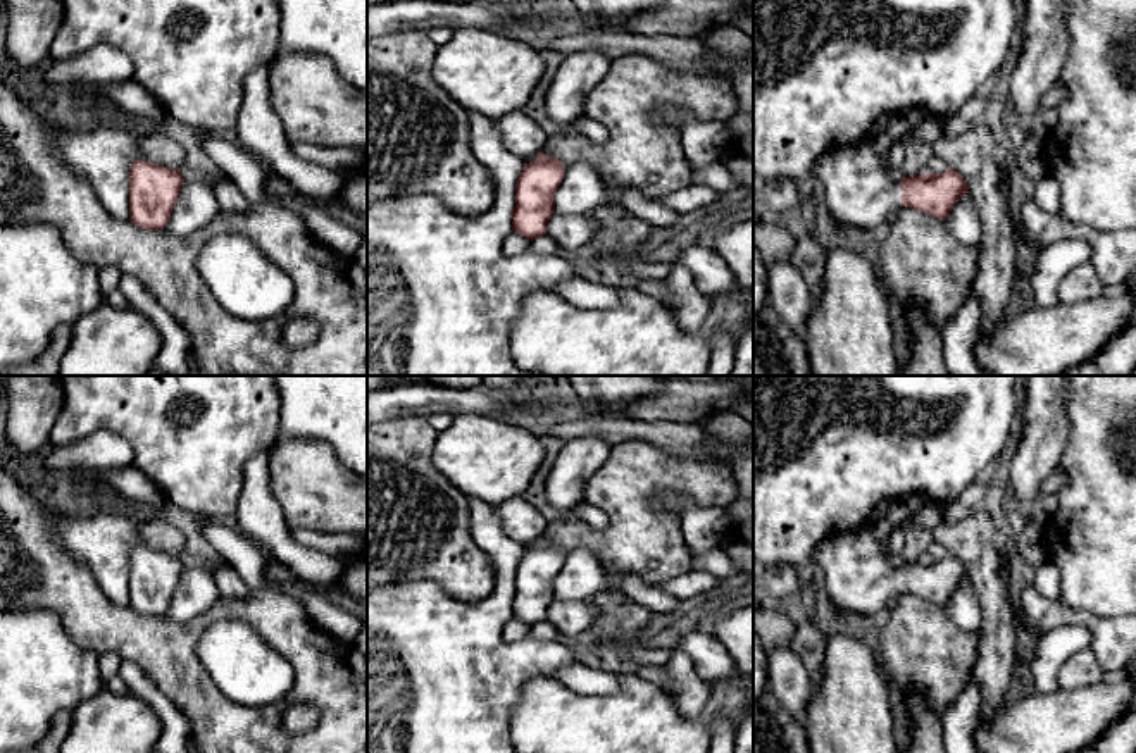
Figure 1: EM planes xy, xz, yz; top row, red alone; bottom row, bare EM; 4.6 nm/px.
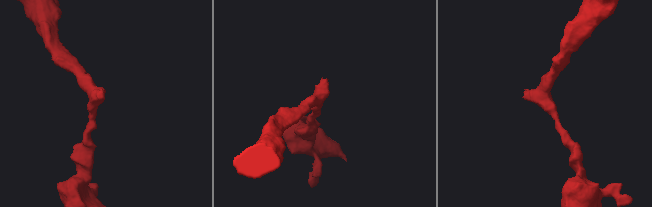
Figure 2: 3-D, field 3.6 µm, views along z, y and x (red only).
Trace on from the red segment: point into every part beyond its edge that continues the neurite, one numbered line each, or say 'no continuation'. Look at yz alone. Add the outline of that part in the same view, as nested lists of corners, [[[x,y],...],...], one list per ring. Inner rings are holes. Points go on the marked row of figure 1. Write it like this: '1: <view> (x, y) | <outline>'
1: yz (852, 181) | [[[867,141],[824,153],[812,167],[812,181],[817,183],[829,212],[841,226],[876,229],[888,212],[902,208],[900,183],[888,177],[879,153]]]

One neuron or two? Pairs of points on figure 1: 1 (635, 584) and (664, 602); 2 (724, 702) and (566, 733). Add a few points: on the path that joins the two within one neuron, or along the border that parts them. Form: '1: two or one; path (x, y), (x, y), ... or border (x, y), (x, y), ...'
1: one; path (642, 591), (657, 602)
2: one; path (685, 733), (605, 733)

